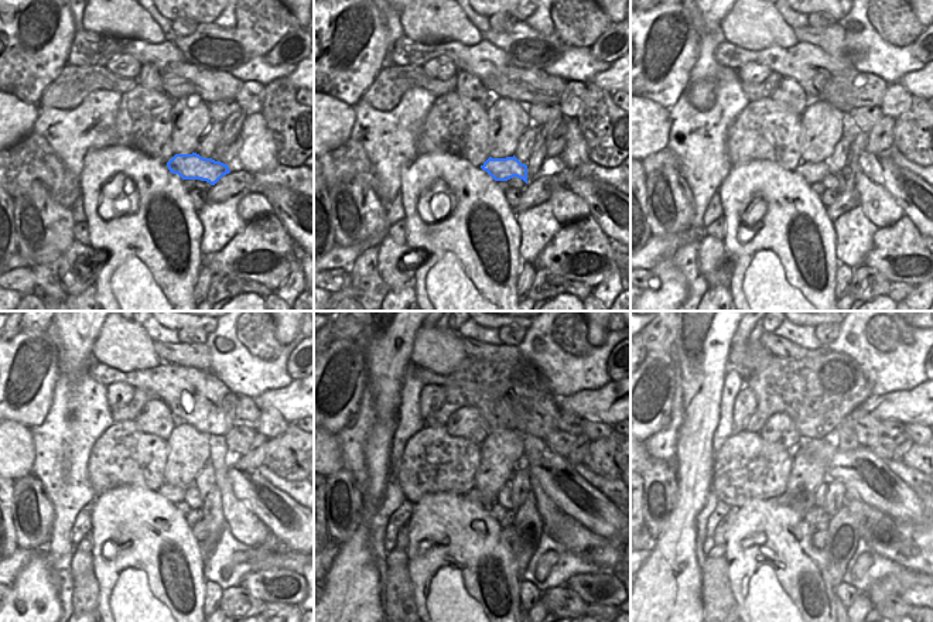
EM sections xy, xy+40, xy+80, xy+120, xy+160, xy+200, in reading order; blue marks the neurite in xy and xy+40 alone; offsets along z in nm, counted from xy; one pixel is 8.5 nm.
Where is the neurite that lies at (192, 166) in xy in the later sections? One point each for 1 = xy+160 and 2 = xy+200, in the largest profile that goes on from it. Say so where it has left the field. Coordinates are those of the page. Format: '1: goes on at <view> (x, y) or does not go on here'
1: goes on at xy+160 (474, 495)
2: goes on at xy+200 (783, 499)

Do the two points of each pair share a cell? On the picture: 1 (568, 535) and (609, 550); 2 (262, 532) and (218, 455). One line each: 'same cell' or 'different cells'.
1: same cell
2: same cell

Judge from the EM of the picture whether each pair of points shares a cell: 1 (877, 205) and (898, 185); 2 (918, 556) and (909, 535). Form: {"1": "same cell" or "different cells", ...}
{"1": "different cells", "2": "same cell"}

